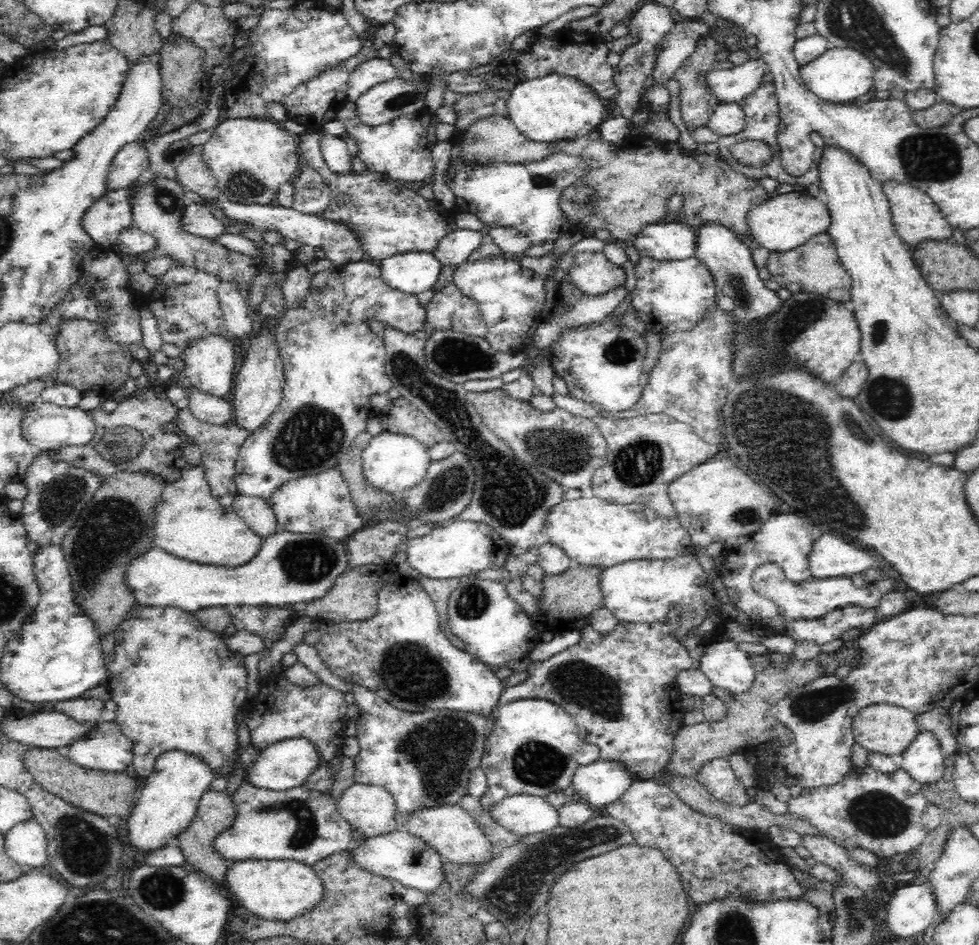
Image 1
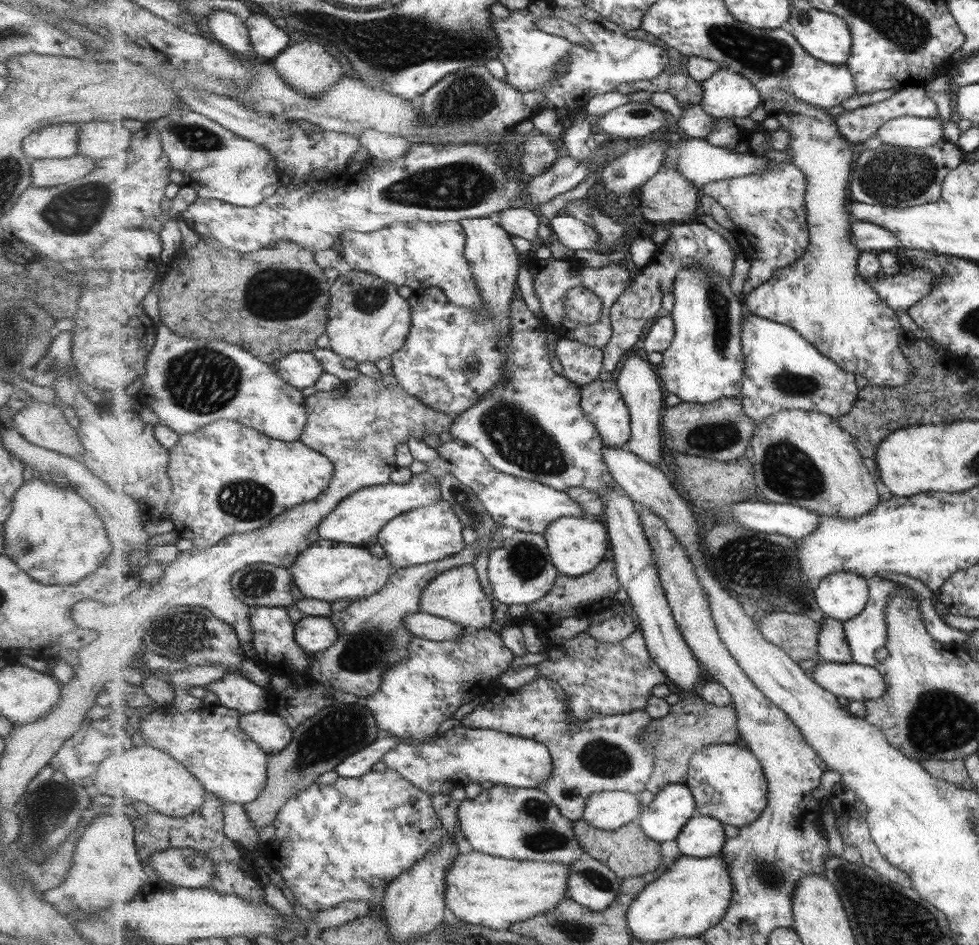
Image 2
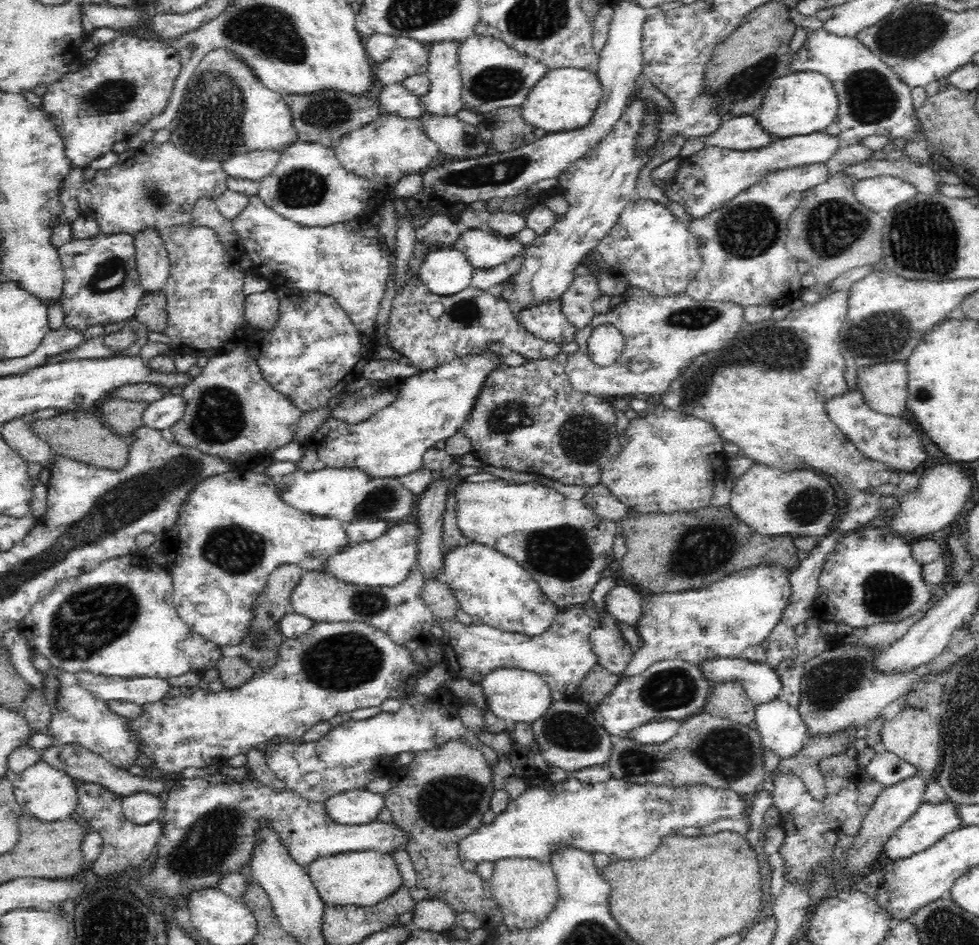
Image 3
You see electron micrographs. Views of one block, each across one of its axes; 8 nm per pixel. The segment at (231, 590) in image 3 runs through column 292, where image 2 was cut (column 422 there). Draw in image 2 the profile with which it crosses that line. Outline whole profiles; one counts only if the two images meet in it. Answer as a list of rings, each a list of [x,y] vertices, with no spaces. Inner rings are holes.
[[[442,498],[431,506],[417,508],[395,517],[380,530],[378,542],[392,565],[400,569],[449,559],[462,552],[467,547],[463,541],[463,530],[465,525],[462,519],[455,514],[451,503]]]

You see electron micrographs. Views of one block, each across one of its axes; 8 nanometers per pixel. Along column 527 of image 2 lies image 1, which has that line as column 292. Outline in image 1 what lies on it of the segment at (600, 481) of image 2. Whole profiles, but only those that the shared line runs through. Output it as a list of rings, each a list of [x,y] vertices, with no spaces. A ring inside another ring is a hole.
[[[366,260],[335,266],[324,290],[318,292],[310,286],[300,308],[286,306],[276,328],[276,342],[284,363],[286,388],[282,401],[270,418],[249,434],[240,446],[235,467],[236,494],[266,500],[285,482],[332,469],[338,465],[354,438],[366,430],[368,414],[373,410],[370,398],[374,394],[387,394],[393,388],[385,370],[384,338],[378,338],[370,330],[366,324],[368,320],[378,320],[385,326],[410,335],[416,330],[424,331],[428,316],[416,294],[406,294],[388,286],[381,277],[380,265]]]

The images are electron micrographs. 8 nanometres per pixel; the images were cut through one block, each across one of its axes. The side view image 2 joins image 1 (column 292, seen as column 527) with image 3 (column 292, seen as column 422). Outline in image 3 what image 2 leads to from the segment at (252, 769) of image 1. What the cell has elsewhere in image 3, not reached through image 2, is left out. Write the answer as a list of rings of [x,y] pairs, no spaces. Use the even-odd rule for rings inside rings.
[[[442,686],[431,695],[415,693],[401,702],[401,707],[394,714],[381,711],[376,716],[366,720],[347,720],[332,727],[332,730],[316,740],[295,745],[289,740],[273,741],[266,744],[263,751],[266,763],[287,787],[298,791],[300,795],[311,802],[326,803],[330,798],[350,789],[364,789],[379,773],[388,774],[395,765],[395,759],[400,752],[420,753],[432,748],[438,748],[449,740],[460,738],[466,733],[466,726],[459,710],[462,708],[461,699],[454,696],[449,689]]]

